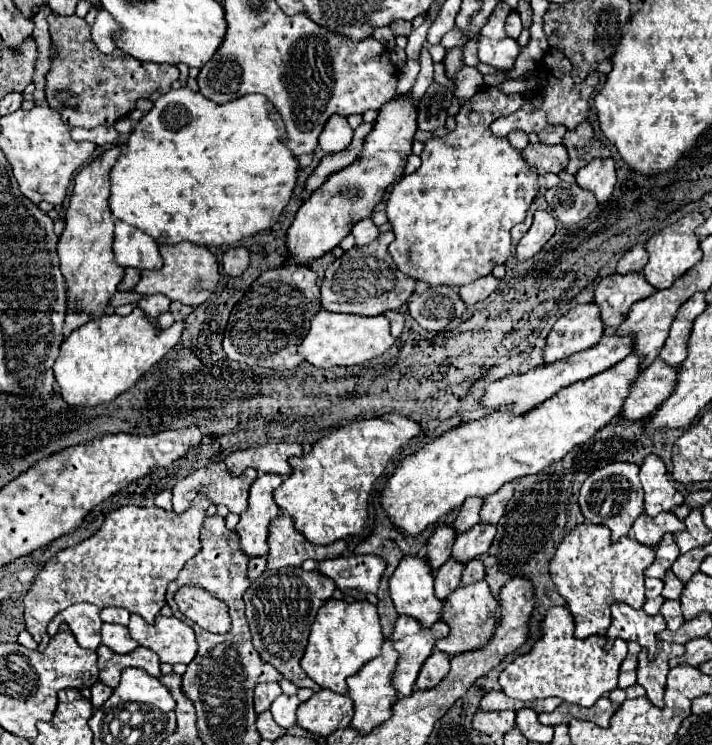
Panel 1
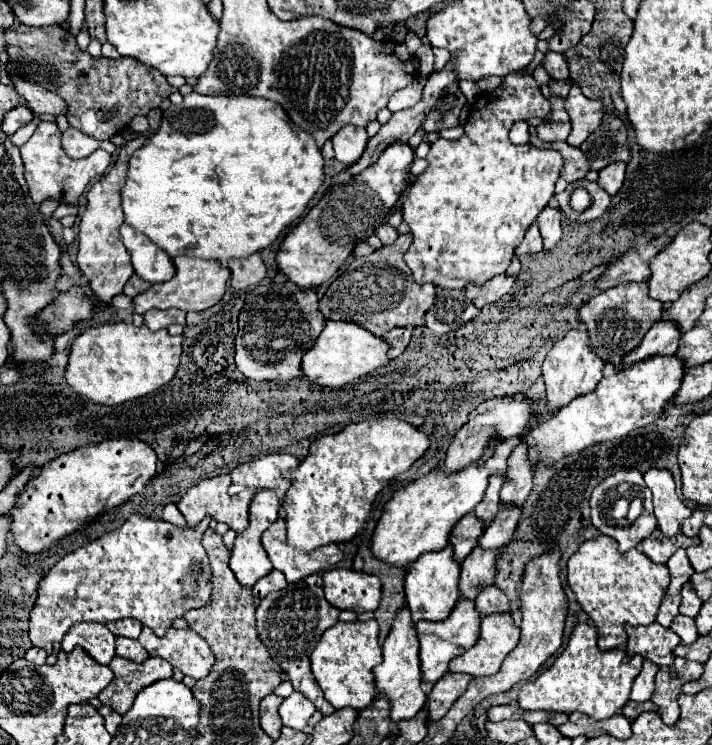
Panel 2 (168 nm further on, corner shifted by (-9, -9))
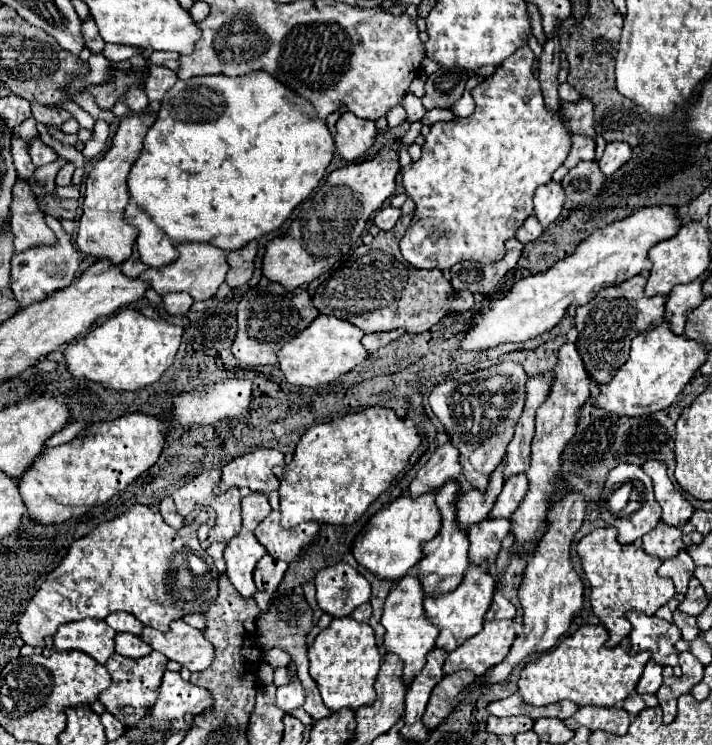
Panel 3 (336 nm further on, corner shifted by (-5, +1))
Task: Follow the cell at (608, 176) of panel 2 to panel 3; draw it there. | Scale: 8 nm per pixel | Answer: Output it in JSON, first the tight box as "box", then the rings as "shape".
{"box":[598,141,632,177],"shape":[[[618,141],[608,143],[606,149],[604,149],[602,159],[598,161],[600,171],[602,171],[606,177],[610,177],[610,175],[612,175],[614,171],[618,171],[630,157],[632,157],[632,149],[630,149],[628,143],[618,143]]]}

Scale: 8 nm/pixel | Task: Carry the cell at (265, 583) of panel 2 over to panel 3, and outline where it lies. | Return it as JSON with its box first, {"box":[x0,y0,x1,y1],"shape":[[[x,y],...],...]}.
{"box":[254,553,288,611],"shape":[[[268,553],[258,561],[256,571],[254,571],[254,579],[256,579],[254,581],[256,583],[256,595],[254,597],[258,599],[260,611],[266,609],[266,605],[272,599],[272,595],[274,595],[278,583],[282,581],[286,569],[288,569],[288,565],[284,561],[280,561]]]}

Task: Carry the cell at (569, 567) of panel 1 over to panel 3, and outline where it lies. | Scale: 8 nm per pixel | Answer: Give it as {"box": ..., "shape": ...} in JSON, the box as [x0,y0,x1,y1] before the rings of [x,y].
{"box":[576,527,676,647],"shape":[[[614,527],[594,529],[584,539],[580,539],[576,551],[578,551],[582,571],[590,583],[592,611],[608,629],[608,641],[606,641],[608,647],[616,647],[630,633],[626,611],[634,609],[638,613],[654,615],[658,607],[668,603],[676,593],[672,581],[656,573],[662,561],[644,553],[642,547],[636,547],[634,543],[620,545],[616,541]]]}

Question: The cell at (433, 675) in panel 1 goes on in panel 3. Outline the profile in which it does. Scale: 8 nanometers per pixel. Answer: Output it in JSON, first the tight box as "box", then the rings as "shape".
{"box":[424,671,476,729],"shape":[[[456,671],[452,675],[444,675],[442,681],[434,687],[430,701],[426,705],[424,711],[424,725],[428,729],[436,729],[440,723],[444,723],[444,719],[454,711],[454,701],[458,697],[458,693],[470,685],[476,679],[474,673],[468,671]]]}

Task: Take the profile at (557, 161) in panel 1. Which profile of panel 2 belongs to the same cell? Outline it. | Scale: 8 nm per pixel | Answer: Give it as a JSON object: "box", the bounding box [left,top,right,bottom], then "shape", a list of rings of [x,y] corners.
{"box":[536,141,590,183],"shape":[[[540,141],[540,143],[536,143],[536,147],[552,147],[552,149],[556,149],[564,157],[564,167],[562,167],[562,173],[560,175],[568,183],[586,177],[586,173],[590,171],[590,163],[584,157],[584,153],[578,147],[568,145],[566,141],[562,141],[562,143],[542,143]]]}

